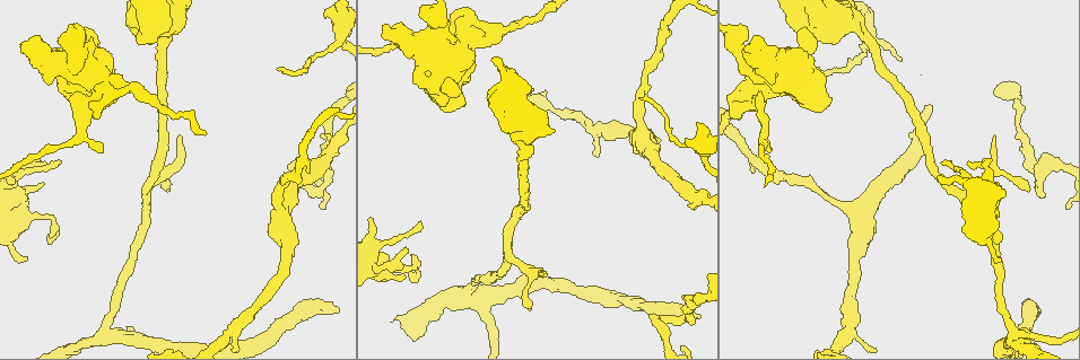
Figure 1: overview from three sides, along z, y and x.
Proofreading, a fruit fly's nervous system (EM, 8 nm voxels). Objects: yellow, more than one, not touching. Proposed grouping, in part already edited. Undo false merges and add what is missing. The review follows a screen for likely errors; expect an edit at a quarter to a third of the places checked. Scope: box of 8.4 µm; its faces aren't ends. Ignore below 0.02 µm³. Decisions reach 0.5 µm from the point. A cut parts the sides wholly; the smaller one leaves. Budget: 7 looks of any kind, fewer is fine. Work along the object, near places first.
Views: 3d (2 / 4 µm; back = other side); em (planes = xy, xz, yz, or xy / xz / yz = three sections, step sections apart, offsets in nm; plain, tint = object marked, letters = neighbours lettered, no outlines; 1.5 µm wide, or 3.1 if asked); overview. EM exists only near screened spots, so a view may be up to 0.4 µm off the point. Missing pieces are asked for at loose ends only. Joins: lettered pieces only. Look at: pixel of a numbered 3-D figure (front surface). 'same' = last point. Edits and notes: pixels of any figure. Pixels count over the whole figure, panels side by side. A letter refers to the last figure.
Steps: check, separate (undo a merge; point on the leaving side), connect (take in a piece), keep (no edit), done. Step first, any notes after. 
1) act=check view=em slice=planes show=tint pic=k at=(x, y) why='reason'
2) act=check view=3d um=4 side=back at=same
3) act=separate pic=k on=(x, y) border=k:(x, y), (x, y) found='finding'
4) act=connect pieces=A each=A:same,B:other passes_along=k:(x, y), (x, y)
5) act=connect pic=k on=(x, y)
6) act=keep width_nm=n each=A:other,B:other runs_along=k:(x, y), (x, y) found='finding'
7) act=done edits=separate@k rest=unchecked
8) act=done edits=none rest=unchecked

act=check view=em slice=xz step=8 show=plain pic=1 at=(26, 256) why='tapers out'

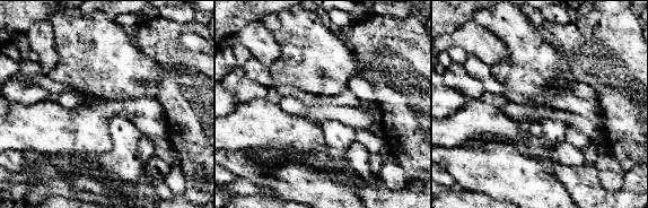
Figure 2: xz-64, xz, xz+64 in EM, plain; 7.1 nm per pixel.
act=check view=em slice=xz step=8 show=letters at=same

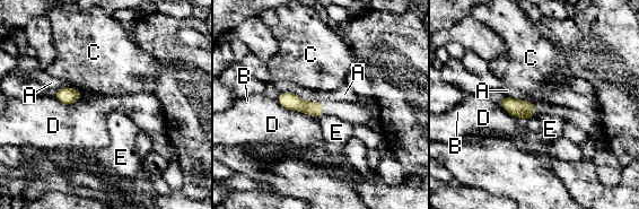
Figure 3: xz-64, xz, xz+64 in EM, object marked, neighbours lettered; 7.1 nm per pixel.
act=keep width_nm=110 each=A:other,B:other,C:other,D:other,E:other border=3:(276, 101), (287, 109), (317, 119) found='none of them fits'

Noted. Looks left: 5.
act=check view=em slice=yz step=4 show=letters pic=1 at=(58, 166) why='free end'

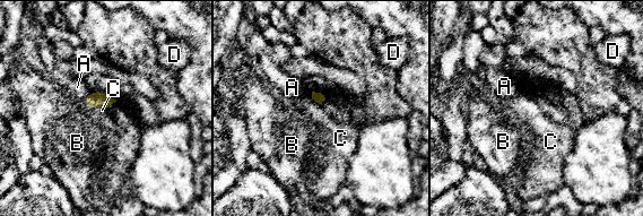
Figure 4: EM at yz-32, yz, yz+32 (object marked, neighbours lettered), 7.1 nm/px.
act=keep longest_contact=C:130nm each=A:other,B:other,C:other,D:other border=4:(81, 100), (93, 108) found='no lettered piece goes on from it'

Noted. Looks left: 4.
act=check view=3d um=2 pic=1 at=(748, 44) why='free end'

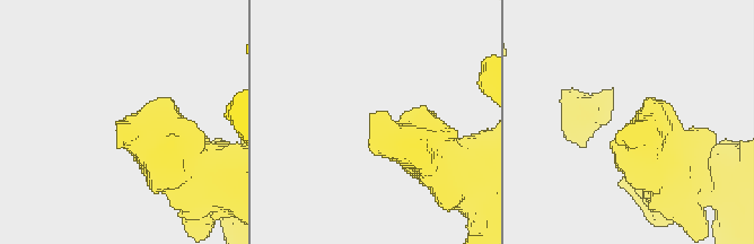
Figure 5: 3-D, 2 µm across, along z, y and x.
act=check view=em slice=planes show=letters pic=5 at=(618, 134) why='shape alone is not enough'

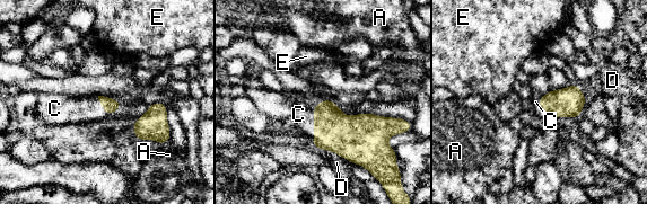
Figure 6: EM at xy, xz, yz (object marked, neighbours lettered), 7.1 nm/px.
act=connect pic=6 on=(298, 114) each=A:other,C:same,D:other,E:other found='it goes on there'

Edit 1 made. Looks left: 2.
act=done edits=connect@6 rest=unchecked

